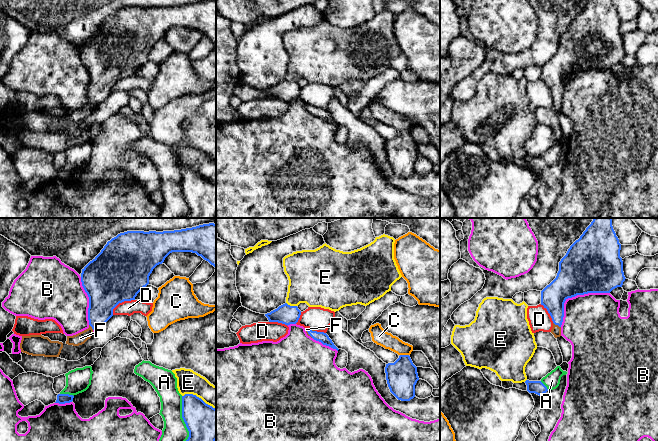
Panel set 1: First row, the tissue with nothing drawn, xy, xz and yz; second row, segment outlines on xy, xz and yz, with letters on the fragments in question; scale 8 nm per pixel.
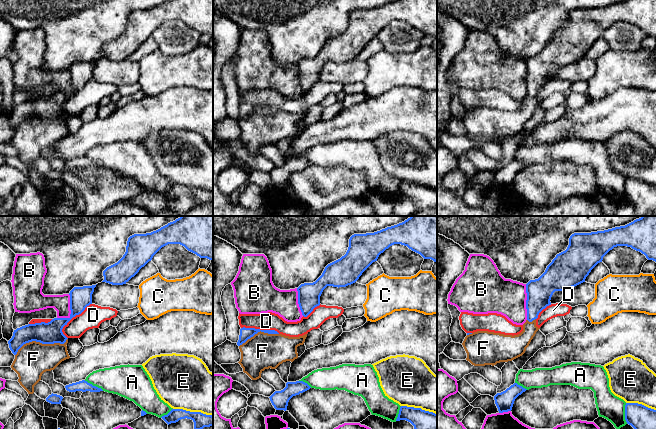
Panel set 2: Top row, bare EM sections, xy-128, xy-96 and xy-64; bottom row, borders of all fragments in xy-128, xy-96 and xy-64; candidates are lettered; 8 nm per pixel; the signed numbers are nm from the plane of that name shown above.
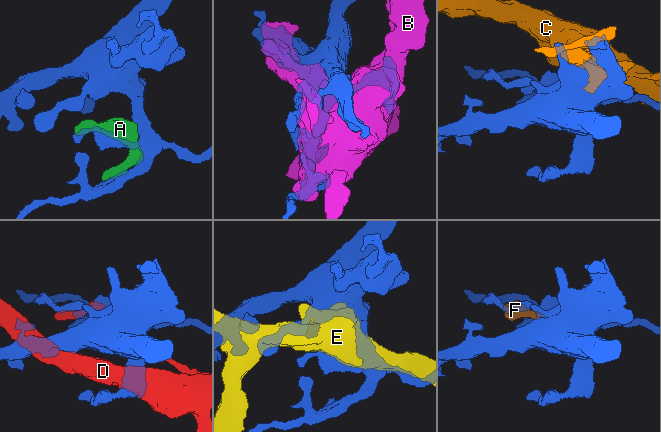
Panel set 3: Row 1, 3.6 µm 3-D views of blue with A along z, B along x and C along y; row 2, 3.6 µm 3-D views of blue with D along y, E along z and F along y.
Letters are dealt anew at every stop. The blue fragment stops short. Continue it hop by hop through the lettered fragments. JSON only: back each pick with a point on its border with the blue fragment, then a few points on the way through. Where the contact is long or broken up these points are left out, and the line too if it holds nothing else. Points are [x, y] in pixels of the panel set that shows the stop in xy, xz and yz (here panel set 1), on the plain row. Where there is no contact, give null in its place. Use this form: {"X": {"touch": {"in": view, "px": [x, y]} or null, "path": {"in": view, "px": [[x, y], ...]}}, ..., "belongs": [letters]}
{"F": {"touch": {"in": "yz", "px": [557, 100]}}, "belongs": ["F"]}

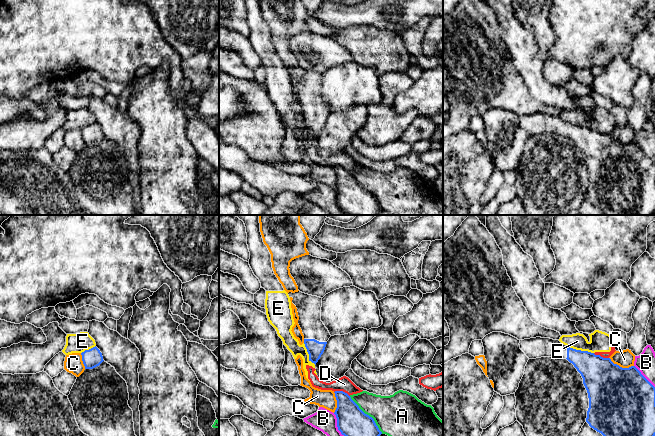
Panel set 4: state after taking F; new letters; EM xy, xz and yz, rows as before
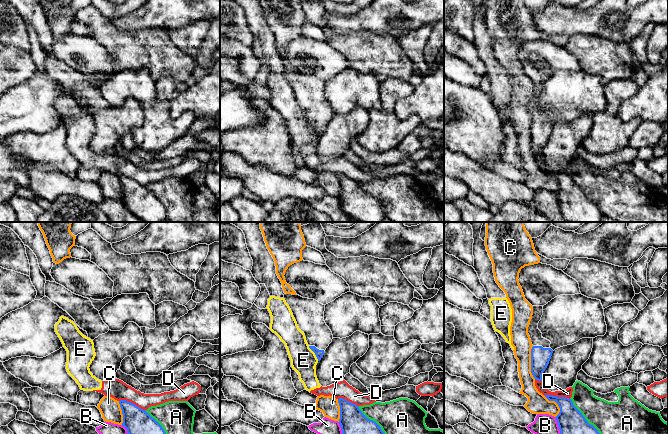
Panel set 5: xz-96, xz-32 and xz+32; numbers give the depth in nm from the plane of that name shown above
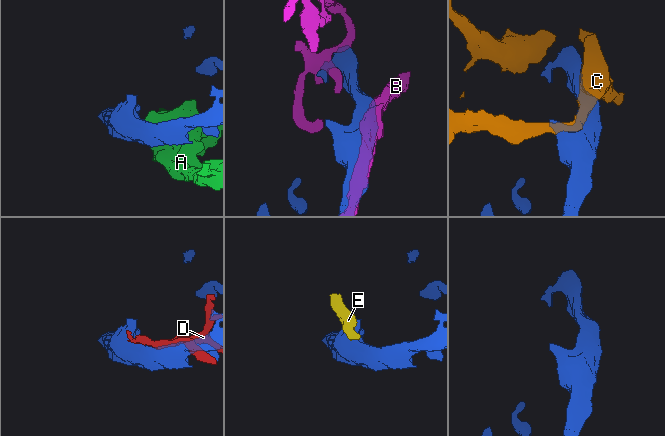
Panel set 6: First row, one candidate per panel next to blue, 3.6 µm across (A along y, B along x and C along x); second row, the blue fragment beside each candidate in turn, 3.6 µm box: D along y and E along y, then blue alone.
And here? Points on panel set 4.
{"belongs": []}

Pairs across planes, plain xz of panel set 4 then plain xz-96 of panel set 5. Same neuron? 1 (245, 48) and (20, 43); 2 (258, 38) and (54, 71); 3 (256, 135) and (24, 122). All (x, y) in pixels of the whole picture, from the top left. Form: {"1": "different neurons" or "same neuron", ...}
{"1": "different neurons", "2": "different neurons", "3": "different neurons"}

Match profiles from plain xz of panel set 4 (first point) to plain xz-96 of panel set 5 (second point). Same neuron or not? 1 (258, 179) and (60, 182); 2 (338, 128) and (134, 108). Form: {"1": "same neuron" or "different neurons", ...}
{"1": "same neuron", "2": "same neuron"}

